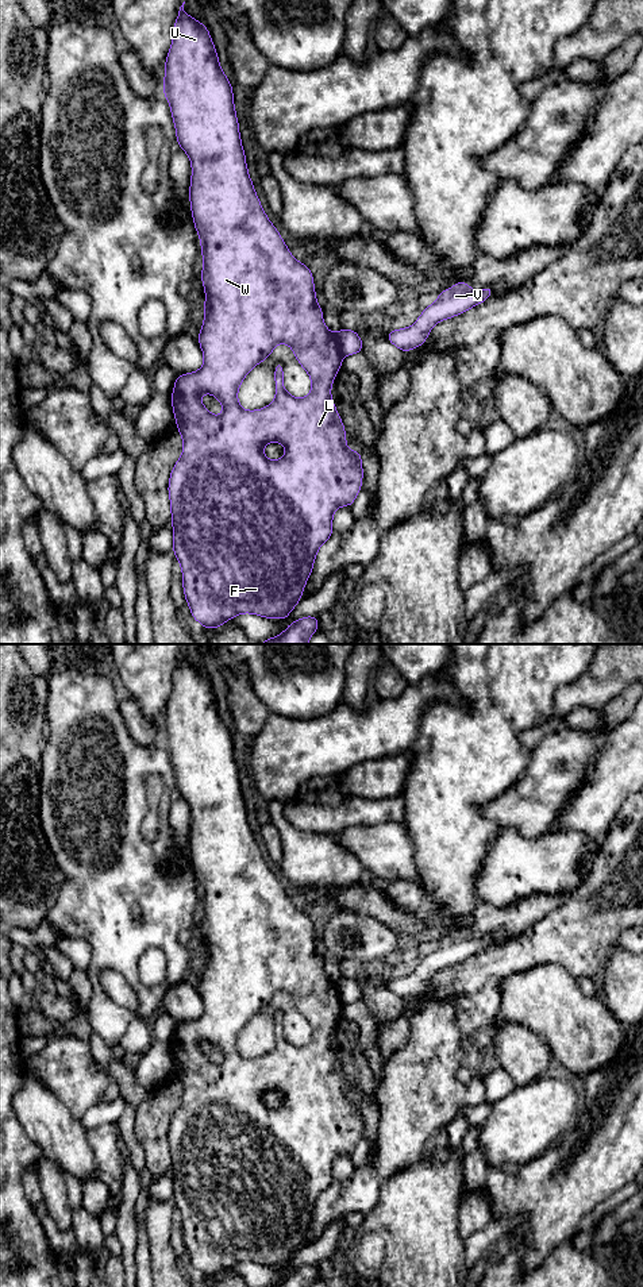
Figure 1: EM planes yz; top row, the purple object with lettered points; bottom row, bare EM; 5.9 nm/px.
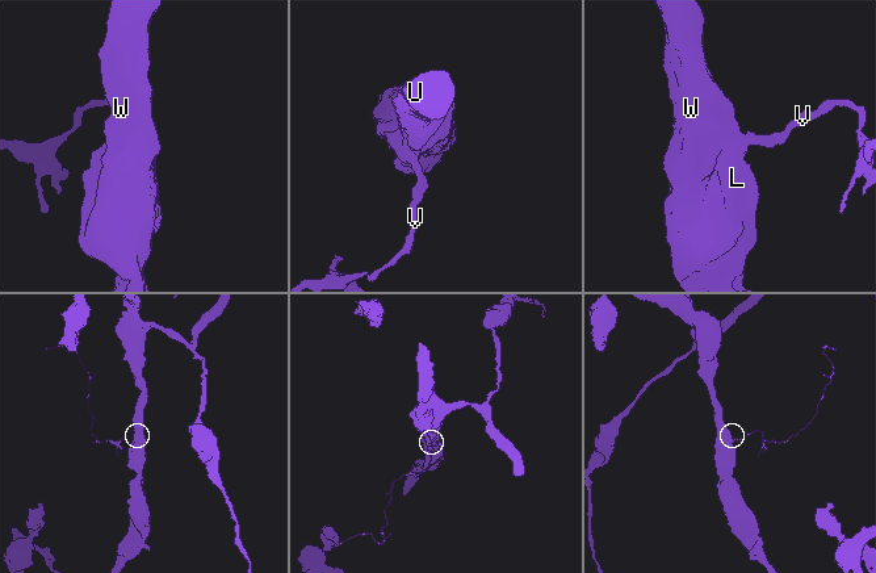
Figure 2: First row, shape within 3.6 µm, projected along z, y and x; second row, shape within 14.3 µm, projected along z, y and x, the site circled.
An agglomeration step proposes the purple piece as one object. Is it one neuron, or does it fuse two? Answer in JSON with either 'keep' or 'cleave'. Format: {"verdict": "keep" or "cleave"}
{"verdict": "cleave"}

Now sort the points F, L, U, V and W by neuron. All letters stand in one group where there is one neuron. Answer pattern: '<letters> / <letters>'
F L U W / V

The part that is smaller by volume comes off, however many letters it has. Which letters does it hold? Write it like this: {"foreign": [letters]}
{"foreign": ["V"]}

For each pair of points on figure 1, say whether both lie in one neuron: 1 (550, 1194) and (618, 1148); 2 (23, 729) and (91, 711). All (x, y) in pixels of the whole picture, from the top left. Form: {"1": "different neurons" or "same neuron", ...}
{"1": "same neuron", "2": "different neurons"}

